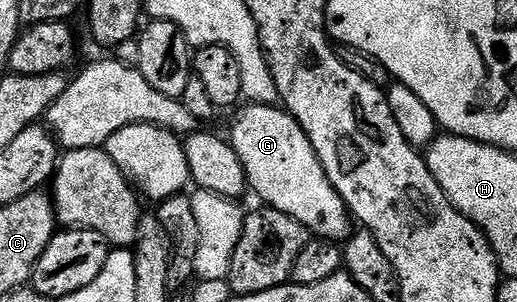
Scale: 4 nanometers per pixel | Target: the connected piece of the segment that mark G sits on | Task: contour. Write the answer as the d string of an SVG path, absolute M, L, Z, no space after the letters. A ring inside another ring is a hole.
M248 103L240 111L240 118L232 125L230 144L242 159L249 190L256 192L267 208L298 219L309 234L325 241L343 242L353 232L354 221L342 195L330 183L306 131L283 107Z

